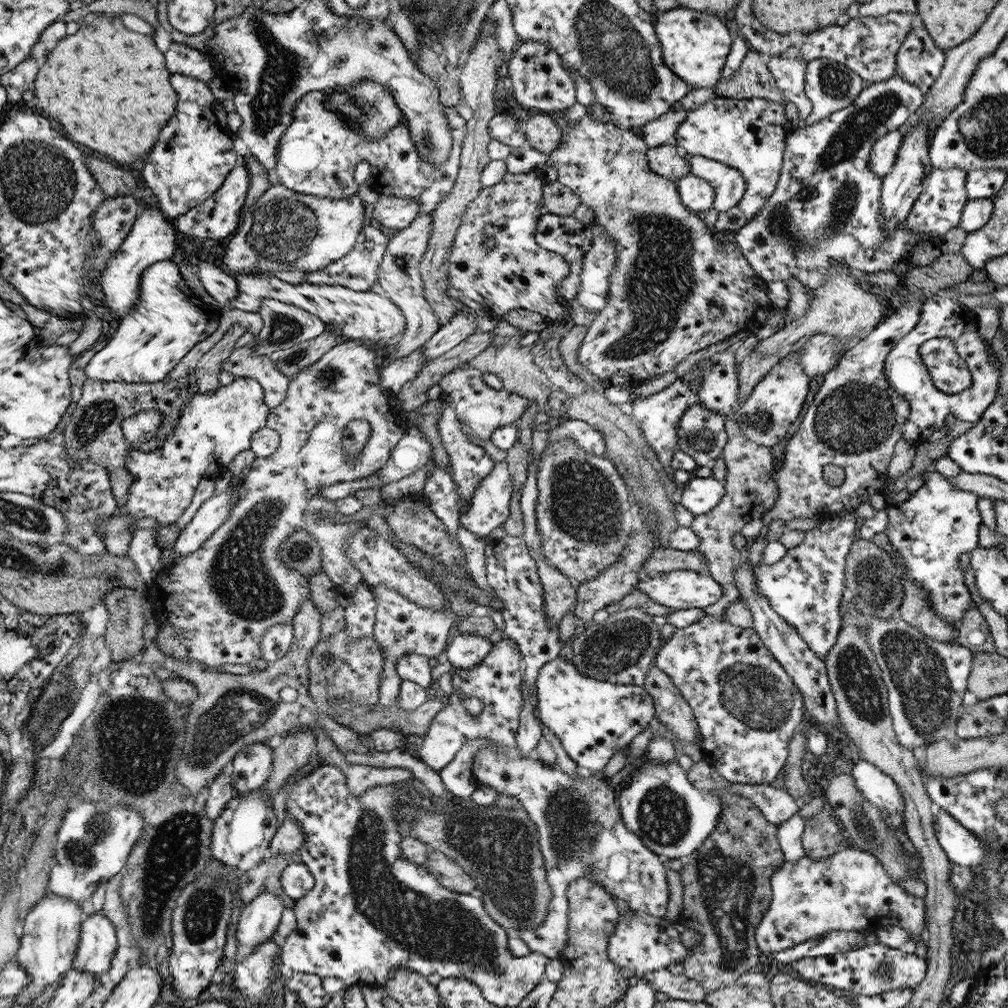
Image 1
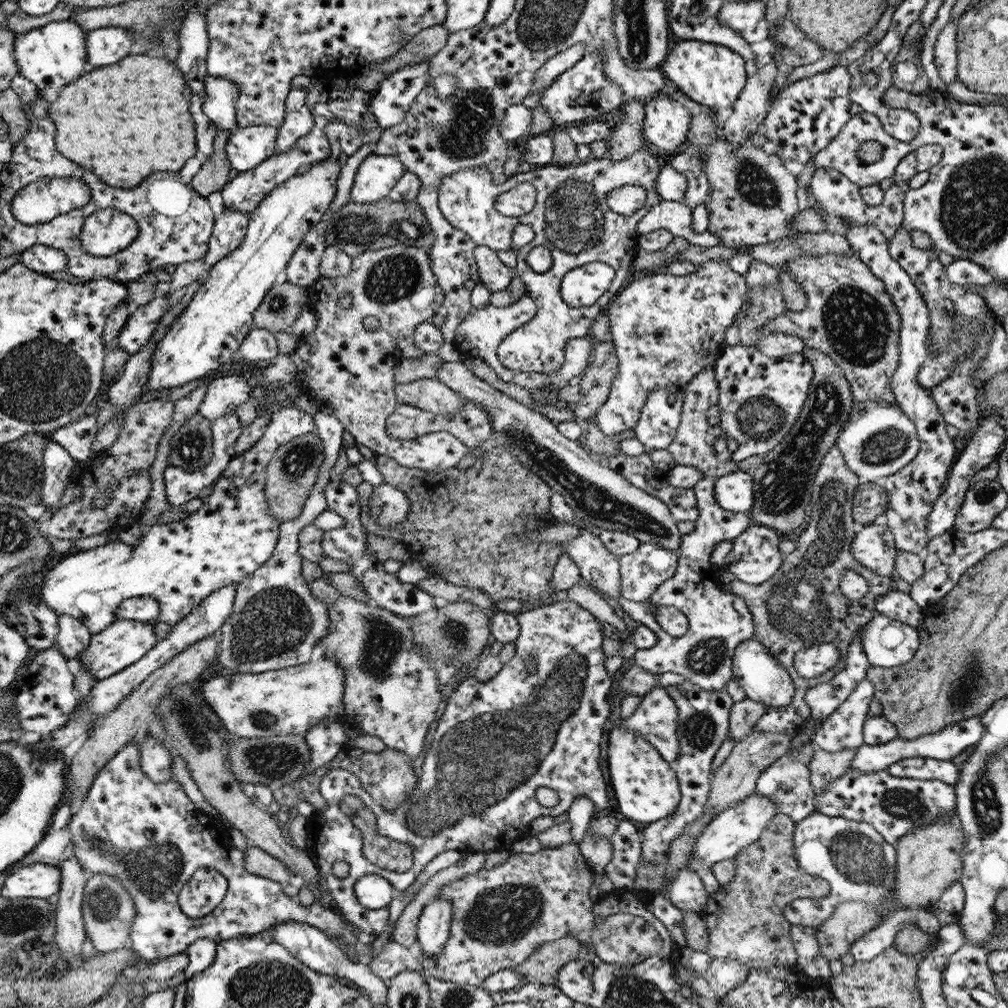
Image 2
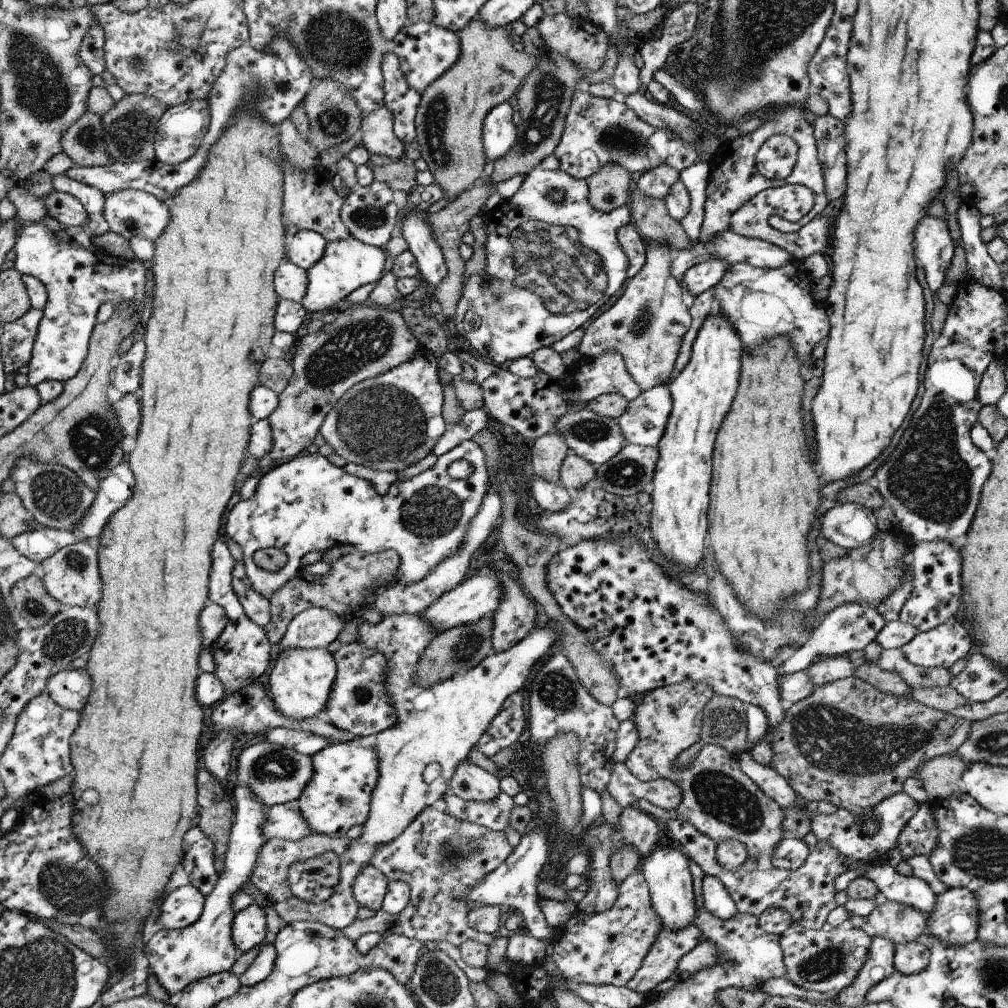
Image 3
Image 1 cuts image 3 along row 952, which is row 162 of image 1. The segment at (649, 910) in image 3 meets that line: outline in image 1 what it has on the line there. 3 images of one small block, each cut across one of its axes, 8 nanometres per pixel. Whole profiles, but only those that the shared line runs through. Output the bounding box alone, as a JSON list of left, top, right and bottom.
[549,110,775,387]

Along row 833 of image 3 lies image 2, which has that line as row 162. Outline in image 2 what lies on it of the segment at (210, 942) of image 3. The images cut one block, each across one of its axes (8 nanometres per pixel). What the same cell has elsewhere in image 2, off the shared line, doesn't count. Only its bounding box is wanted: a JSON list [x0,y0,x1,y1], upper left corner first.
[226,125,278,173]

